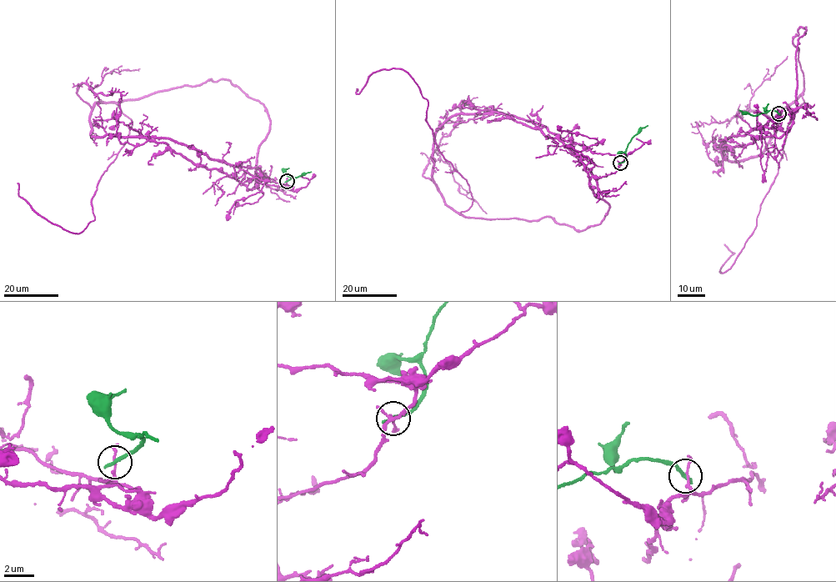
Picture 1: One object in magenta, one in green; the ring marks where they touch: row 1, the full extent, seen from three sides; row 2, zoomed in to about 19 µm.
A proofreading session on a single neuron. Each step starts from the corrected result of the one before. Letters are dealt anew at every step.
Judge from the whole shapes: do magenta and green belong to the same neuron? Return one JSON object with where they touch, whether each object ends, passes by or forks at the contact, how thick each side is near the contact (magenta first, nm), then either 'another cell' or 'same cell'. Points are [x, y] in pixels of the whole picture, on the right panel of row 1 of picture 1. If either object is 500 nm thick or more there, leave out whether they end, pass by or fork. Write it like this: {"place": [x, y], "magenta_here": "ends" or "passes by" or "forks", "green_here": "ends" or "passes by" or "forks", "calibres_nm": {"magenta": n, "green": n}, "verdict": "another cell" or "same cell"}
{"place": [778, 113], "magenta_here": "passes by", "green_here": "ends", "calibres_nm": {"magenta": 140, "green": 280}, "verdict": "another cell"}

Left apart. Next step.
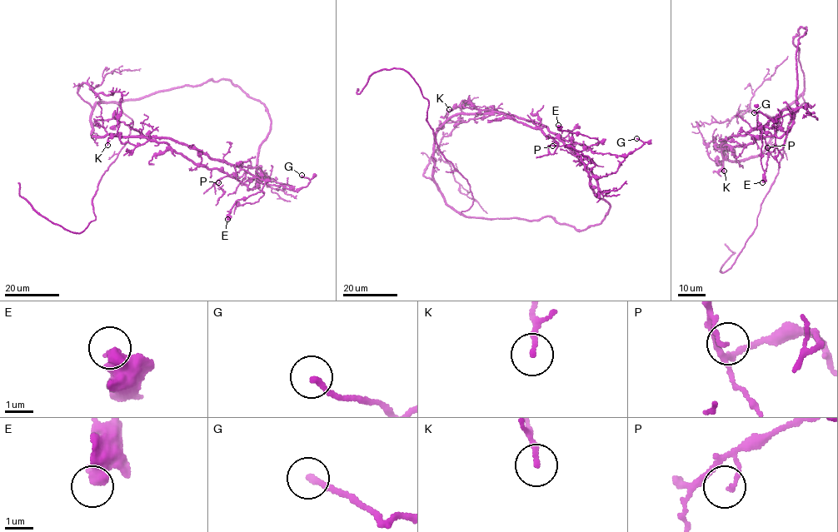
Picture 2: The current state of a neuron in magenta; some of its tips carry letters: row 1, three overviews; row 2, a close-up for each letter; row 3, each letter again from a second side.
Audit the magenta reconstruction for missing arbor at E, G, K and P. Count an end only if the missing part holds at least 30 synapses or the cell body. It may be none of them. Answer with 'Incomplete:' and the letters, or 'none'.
Incomplete: none

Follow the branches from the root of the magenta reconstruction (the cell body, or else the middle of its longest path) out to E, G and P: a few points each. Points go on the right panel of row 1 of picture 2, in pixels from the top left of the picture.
E: (784, 110), (761, 153), (733, 161), (724, 157), (721, 147), (744, 146), (770, 132), (761, 129), (762, 182)
G: (784, 110), (761, 153), (724, 157), (724, 138), (755, 127), (772, 128), (775, 120), (754, 112)
P: (784, 110), (775, 134), (761, 153), (733, 161), (724, 157), (721, 147), (744, 146), (758, 137), (767, 147)

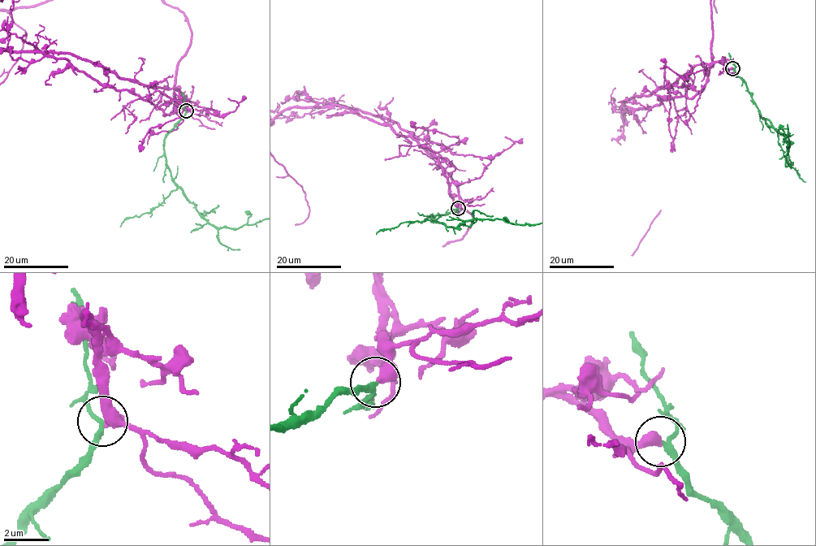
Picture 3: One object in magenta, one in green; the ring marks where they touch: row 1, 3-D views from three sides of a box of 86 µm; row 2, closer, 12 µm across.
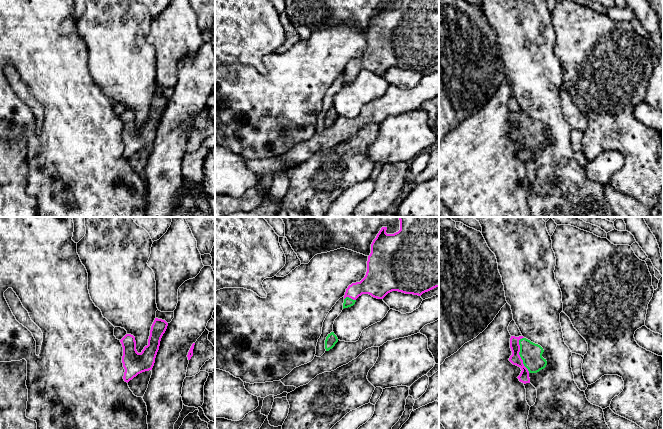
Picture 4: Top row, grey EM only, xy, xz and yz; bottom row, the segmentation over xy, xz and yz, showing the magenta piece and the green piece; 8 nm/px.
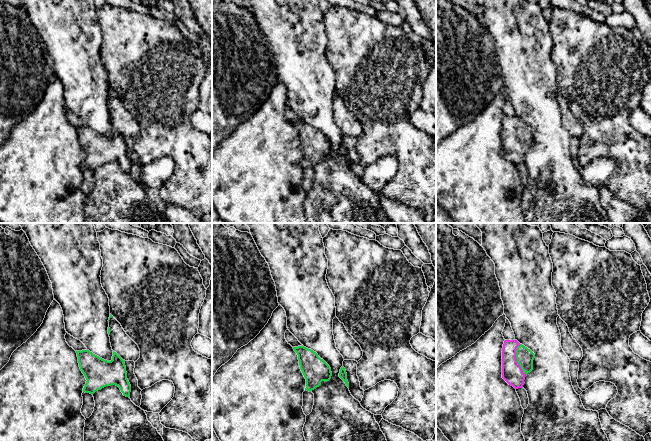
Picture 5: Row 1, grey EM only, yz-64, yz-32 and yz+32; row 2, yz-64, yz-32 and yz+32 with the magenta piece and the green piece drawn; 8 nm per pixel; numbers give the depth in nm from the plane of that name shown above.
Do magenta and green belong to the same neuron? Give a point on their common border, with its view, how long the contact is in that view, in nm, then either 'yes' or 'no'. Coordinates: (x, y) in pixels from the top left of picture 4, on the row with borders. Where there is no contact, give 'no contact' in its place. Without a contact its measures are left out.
yz (519, 355) | 300 nm | yes

